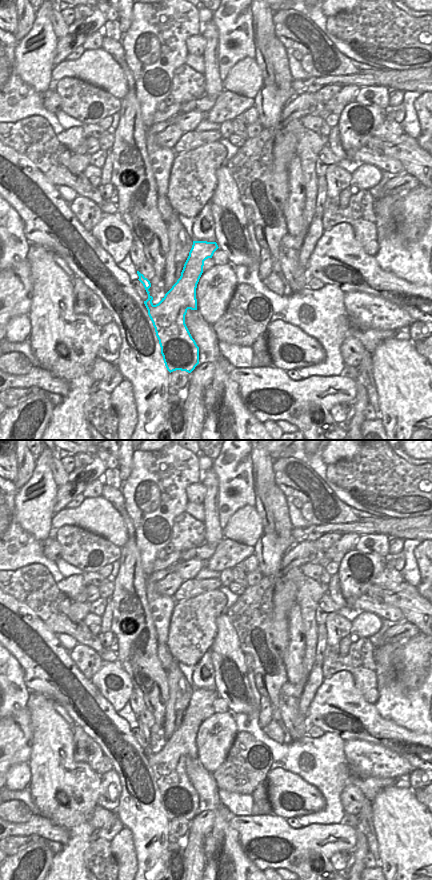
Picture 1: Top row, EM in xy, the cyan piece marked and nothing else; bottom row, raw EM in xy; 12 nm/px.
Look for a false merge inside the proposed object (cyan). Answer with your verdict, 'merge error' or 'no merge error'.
merge error

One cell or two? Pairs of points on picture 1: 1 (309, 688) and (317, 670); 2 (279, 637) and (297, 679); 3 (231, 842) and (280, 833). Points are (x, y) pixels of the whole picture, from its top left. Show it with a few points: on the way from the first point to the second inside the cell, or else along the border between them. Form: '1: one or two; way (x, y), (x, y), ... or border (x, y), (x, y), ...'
1: one; way (312, 684), (316, 674)
2: two; border (288, 628), (288, 646), (282, 657)
3: two; border (231, 818), (251, 861)

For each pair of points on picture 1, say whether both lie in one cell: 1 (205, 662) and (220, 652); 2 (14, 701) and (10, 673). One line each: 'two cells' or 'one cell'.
1: two cells
2: one cell

